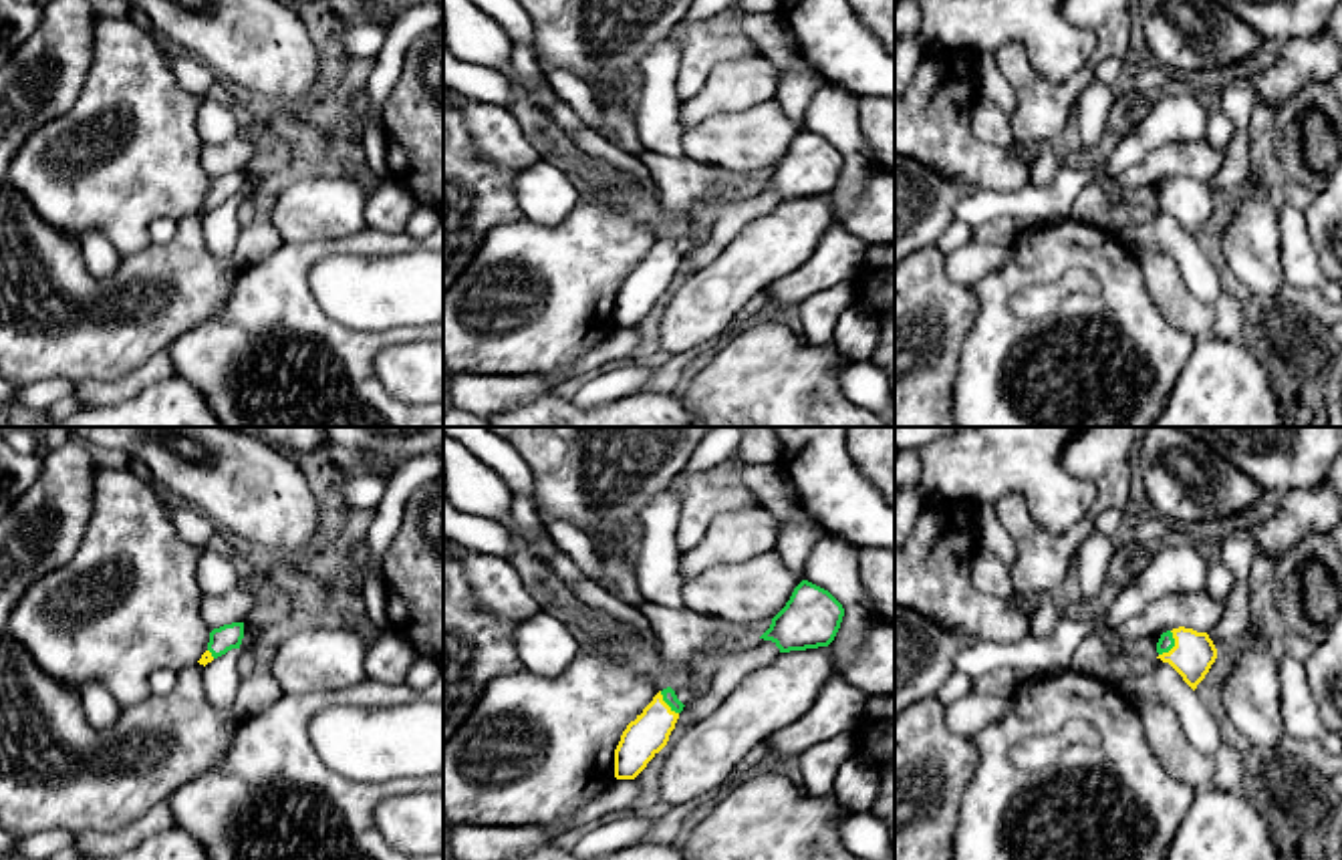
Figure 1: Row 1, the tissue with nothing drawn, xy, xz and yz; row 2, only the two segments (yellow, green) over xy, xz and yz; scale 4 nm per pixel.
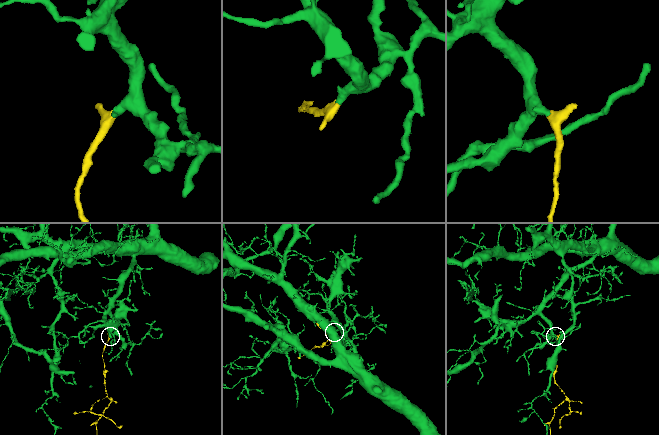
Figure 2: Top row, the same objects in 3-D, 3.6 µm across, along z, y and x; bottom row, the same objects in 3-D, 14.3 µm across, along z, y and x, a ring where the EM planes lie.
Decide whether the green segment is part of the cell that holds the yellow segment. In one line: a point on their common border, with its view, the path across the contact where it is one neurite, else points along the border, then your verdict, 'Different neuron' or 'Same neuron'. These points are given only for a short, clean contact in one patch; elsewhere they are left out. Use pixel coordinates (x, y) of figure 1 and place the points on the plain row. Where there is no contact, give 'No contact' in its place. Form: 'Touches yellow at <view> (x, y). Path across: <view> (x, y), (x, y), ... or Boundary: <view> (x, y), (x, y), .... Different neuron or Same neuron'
Touches yellow at yz (1175, 194). Path across: yz (1193, 202), (1175, 194), (1165, 192). Same neuron

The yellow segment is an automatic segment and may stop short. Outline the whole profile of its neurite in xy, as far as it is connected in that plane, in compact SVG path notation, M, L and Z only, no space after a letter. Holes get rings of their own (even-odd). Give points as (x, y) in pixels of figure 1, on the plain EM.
M232 171L232 173L214 177L210 181L208 199L202 203L197 211L206 216L208 211L226 203L228 199L240 197L242 187L244 187L244 171Z

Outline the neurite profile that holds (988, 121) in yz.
M977 97L971 105L969 129L979 141L1003 149L1016 141L1014 117L983 97Z

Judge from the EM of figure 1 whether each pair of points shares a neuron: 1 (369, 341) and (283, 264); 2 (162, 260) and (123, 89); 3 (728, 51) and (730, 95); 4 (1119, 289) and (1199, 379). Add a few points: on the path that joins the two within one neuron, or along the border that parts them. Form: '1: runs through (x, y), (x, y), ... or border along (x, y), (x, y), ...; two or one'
1: runs through (341, 341), (333, 341), (285, 293); one
2: border along (152, 242), (121, 258); two
3: border along (758, 53), (722, 59), (696, 95); two
4: border along (1195, 341), (1163, 405); two

